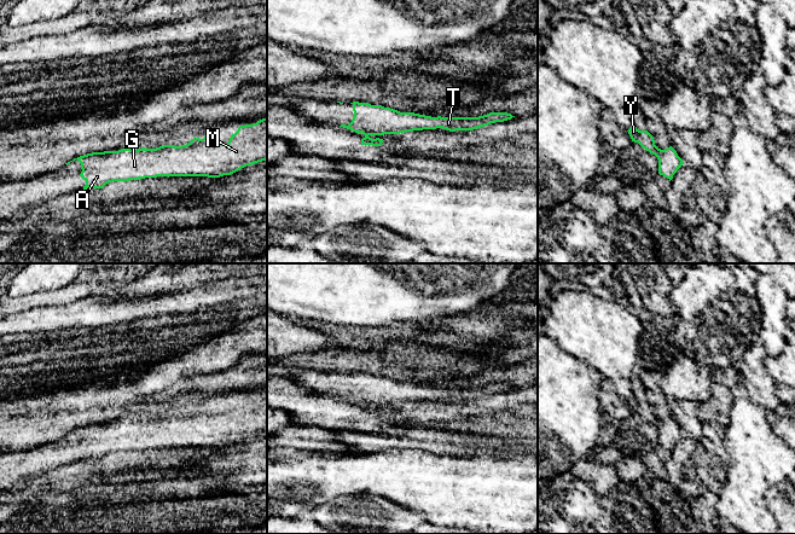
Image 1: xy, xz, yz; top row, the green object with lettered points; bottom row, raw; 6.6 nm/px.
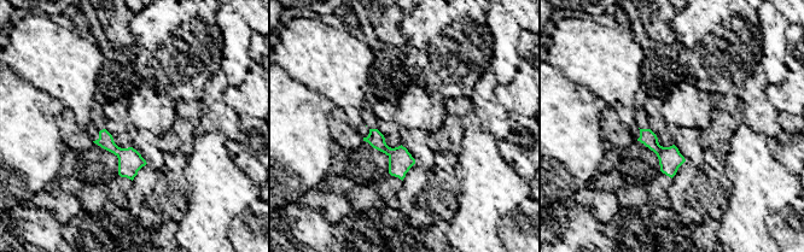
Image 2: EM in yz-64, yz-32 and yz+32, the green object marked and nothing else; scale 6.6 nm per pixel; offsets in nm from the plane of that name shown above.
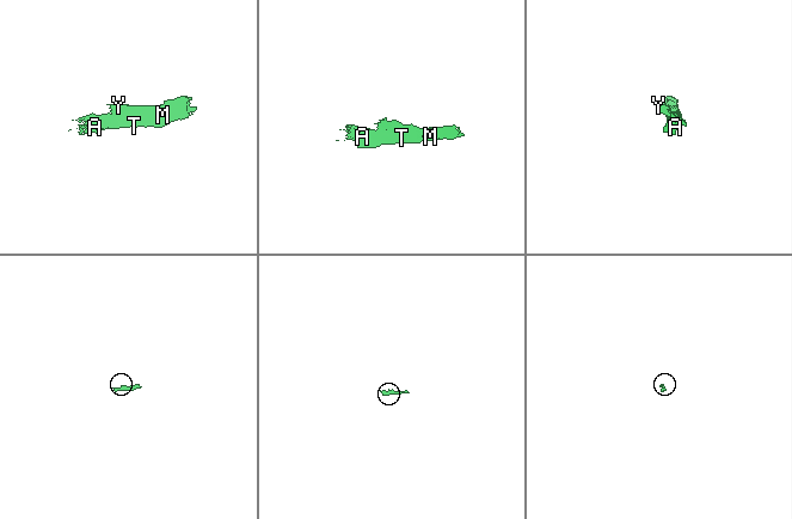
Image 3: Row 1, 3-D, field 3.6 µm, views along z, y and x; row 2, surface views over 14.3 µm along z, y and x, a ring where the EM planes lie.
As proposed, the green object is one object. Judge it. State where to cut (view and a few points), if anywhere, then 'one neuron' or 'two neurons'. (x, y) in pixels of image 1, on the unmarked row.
no cut | one neuron

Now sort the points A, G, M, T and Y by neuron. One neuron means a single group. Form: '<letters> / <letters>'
A G M T Y

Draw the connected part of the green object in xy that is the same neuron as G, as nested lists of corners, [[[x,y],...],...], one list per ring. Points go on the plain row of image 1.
[[[262,389],[253,395],[239,396],[238,401],[231,406],[227,414],[220,413],[219,405],[209,404],[203,410],[193,408],[188,414],[181,417],[163,416],[156,419],[122,419],[118,422],[104,422],[92,423],[72,431],[77,430],[81,434],[80,447],[86,452],[83,460],[88,459],[104,459],[104,457],[112,452],[129,452],[145,448],[157,447],[208,447],[220,448],[224,446],[231,446],[246,436],[251,436],[262,431],[267,431],[267,389]]]

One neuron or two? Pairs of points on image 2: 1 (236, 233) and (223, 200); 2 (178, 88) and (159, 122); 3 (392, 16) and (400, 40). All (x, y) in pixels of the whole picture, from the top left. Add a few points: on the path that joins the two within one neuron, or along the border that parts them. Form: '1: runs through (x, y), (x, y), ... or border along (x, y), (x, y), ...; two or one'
1: border along (248, 207), (232, 220), (228, 239); two
2: border along (149, 86), (158, 93), (168, 94), (176, 101); two
3: runs through (392, 22), (394, 34); one

